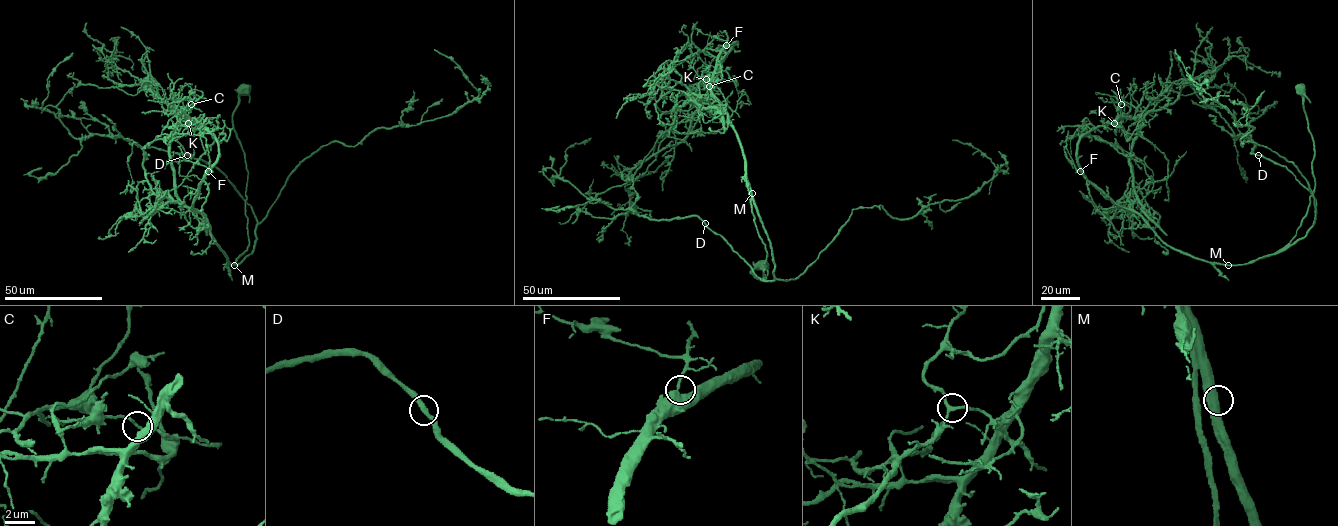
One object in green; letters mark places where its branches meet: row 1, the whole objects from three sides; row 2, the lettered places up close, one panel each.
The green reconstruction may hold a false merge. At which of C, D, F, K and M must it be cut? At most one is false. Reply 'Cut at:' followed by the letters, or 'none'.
Cut at: C

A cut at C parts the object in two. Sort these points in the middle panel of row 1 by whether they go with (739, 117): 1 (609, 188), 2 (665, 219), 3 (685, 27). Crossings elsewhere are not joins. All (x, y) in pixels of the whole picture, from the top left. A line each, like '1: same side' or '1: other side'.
1: same side
2: other side
3: same side

